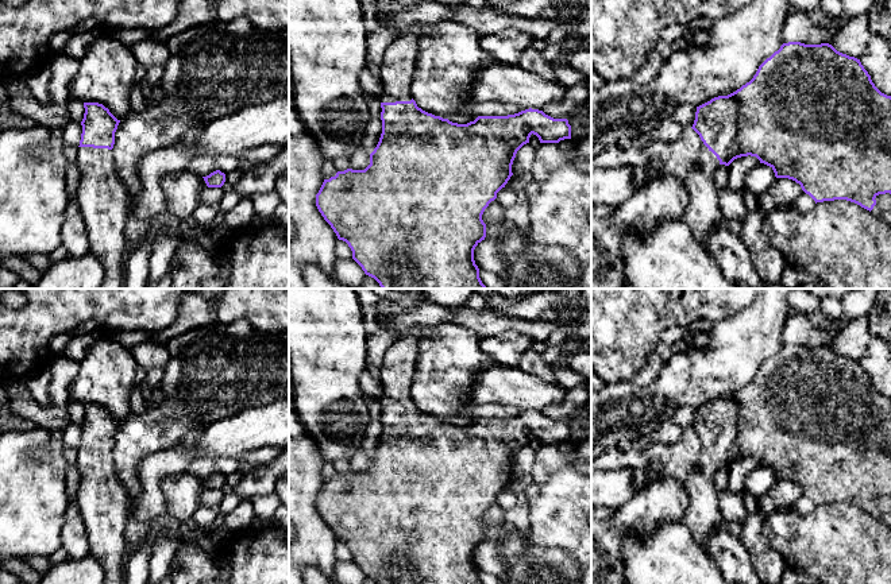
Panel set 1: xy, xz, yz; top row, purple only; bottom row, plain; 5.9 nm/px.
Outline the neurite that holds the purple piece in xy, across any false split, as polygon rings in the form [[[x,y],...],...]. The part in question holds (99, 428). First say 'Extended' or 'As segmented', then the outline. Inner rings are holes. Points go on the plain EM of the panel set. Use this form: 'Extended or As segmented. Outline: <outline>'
Extended. Outline: [[[84,405],[85,415],[81,424],[82,436],[78,448],[77,468],[81,484],[77,492],[77,506],[86,527],[90,553],[104,569],[103,584],[124,584],[126,564],[126,523],[128,521],[130,494],[122,486],[113,468],[115,434],[117,422],[108,410],[99,405]]]

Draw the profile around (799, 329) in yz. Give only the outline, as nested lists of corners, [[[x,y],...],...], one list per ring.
[[[791,312],[782,330],[782,344],[801,344],[805,347],[826,345],[829,332],[815,325],[809,314]]]

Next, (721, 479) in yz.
[[[721,467],[717,473],[714,475],[714,488],[716,491],[728,491],[730,475],[728,468]]]

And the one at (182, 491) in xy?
[[[189,472],[166,477],[162,491],[167,499],[167,518],[190,526],[192,517],[198,508],[198,499],[207,490],[204,480]]]

